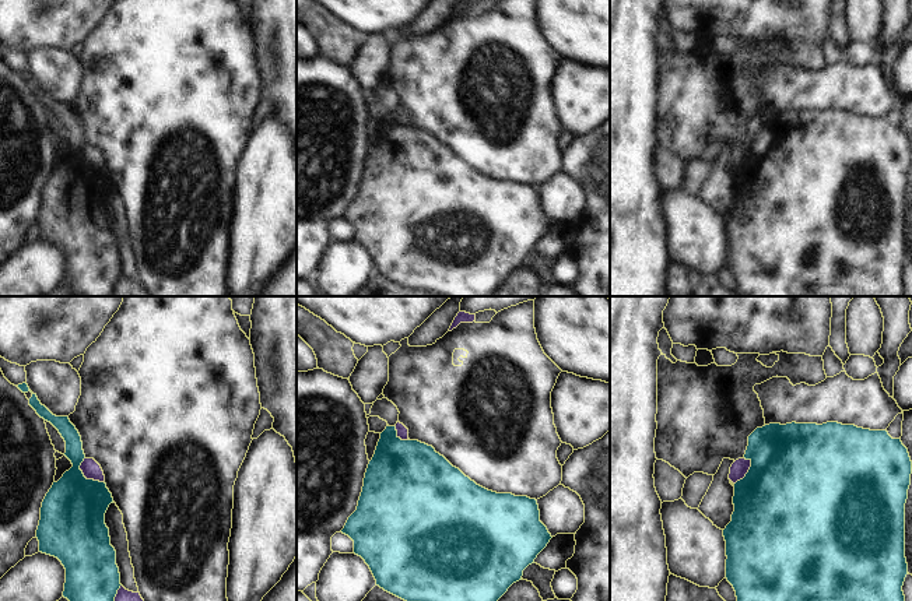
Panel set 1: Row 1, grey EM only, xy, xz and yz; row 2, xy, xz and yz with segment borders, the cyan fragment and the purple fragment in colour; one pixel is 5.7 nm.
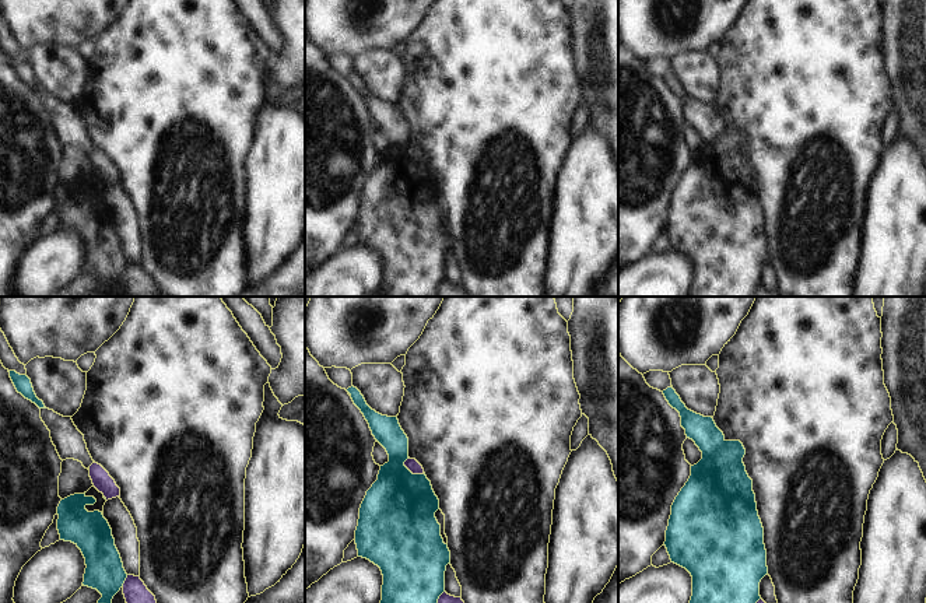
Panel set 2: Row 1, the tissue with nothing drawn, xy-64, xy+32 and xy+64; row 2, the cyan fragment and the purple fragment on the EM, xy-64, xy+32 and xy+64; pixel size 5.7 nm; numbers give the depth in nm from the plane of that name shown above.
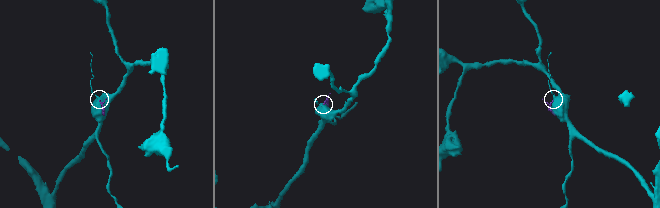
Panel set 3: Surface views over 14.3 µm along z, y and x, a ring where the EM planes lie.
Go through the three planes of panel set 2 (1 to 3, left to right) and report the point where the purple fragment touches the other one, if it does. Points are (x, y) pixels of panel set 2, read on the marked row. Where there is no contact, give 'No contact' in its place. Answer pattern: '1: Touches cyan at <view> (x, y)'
1: Touches cyan at xy-64 (125, 579)
2: Touches cyan at xy+32 (411, 473)
3: Touches cyan at xy+64 (757, 600).

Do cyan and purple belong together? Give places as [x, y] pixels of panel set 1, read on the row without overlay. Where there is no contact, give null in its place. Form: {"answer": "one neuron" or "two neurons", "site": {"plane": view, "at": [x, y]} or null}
{"answer": "two neurons", "site": {"plane": "xy", "at": [84, 164]}}

